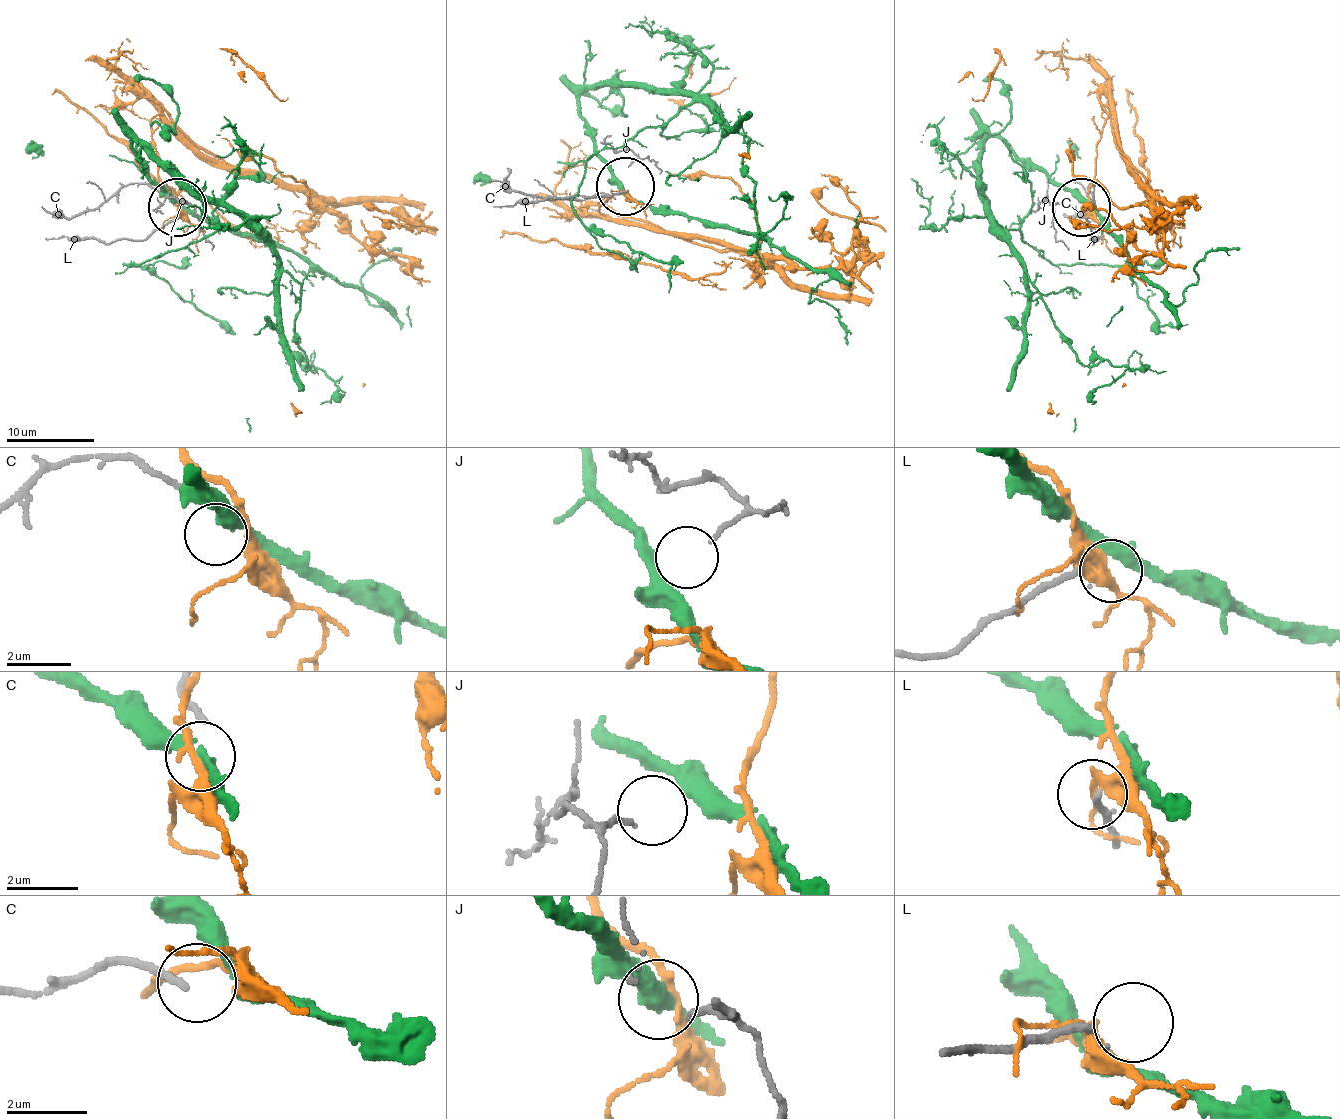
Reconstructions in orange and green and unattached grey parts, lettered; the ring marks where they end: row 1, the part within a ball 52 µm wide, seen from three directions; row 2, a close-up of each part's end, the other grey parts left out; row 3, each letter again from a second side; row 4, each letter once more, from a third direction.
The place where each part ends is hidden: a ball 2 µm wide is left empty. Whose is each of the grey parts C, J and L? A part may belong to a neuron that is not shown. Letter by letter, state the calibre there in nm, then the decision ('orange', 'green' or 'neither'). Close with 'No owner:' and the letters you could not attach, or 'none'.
C: 170 nm | green
J: 140 nm | neither
L: 120 nm | neither
No owner: J, L

